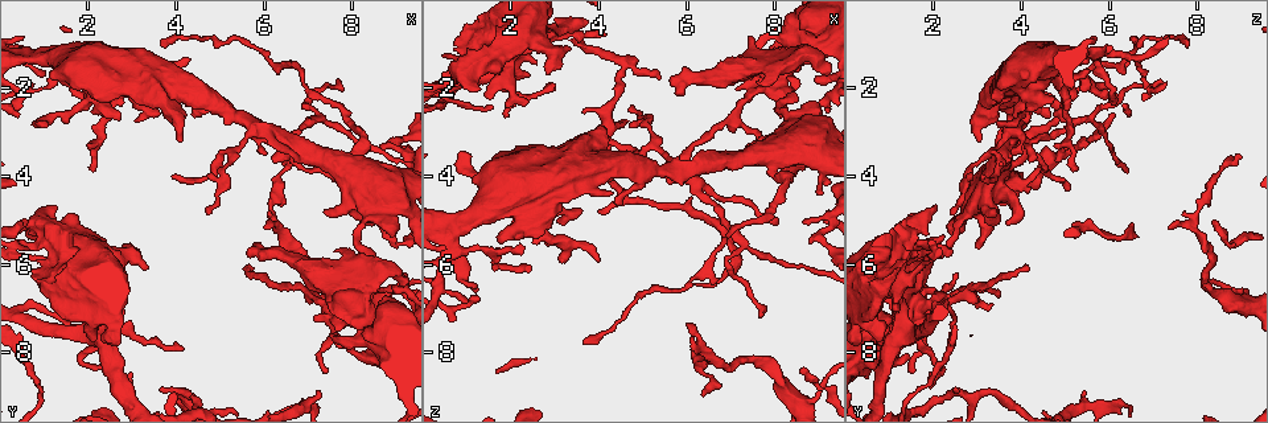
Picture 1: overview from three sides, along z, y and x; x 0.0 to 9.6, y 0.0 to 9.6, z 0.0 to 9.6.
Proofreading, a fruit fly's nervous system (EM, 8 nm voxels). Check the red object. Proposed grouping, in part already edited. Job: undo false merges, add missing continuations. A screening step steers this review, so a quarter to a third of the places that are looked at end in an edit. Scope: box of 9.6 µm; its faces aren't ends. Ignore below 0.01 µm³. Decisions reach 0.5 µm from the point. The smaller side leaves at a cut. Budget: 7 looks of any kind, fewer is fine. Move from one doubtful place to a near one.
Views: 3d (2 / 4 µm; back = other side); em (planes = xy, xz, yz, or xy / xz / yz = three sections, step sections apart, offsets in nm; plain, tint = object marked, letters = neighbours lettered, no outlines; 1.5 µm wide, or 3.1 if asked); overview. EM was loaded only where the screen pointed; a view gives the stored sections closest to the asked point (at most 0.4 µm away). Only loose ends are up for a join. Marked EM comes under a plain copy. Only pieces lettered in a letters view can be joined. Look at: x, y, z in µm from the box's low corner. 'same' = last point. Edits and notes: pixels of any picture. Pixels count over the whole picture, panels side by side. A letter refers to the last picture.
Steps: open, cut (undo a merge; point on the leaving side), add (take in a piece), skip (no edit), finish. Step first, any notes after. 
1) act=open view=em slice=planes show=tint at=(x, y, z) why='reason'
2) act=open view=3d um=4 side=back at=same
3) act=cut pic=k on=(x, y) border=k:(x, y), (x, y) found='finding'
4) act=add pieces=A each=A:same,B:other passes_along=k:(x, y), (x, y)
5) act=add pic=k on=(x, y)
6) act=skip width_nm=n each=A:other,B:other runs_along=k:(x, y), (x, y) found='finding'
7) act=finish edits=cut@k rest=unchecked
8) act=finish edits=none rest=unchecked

act=open view=3d um=4 at=(6.30, 3.55, 9.05) why='branch stops here'

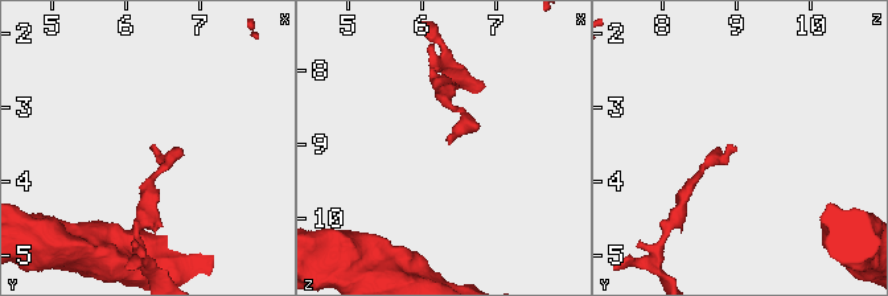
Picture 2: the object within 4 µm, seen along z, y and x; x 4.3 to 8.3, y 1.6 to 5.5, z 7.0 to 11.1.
act=open view=em slice=xz step=8 show=tint at=(6.40, 3.50, 8.95)

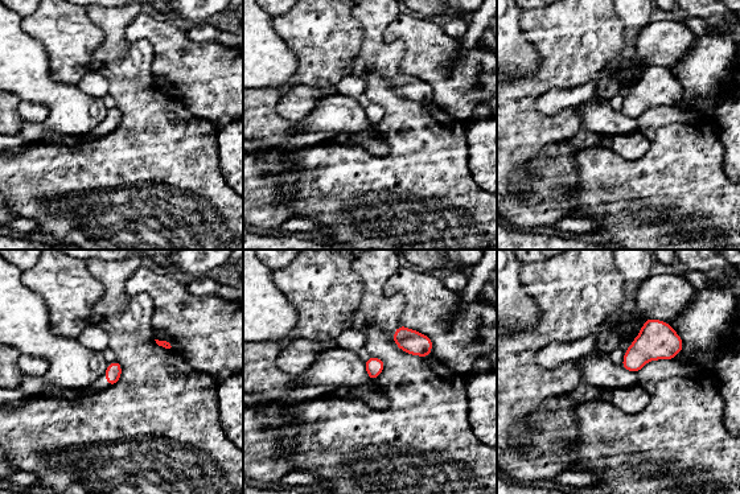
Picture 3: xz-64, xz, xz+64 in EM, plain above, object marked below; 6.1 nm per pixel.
act=open view=em slice=planes show=letters at=same

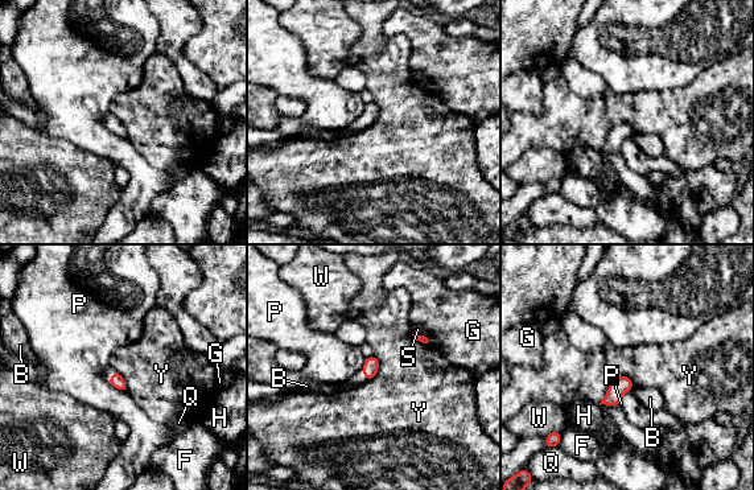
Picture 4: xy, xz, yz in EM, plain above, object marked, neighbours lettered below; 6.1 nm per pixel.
act=skip width_nm=90 each=B:other,F:other,G:other,H:other,P:other,Q:other,S:other,W:other,Y:other border=4:(631, 379), (617, 375), (598, 403) found='none of them fits'

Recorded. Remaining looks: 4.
act=open view=em slice=planes show=letters at=(1.30, 5.30, 6.55)

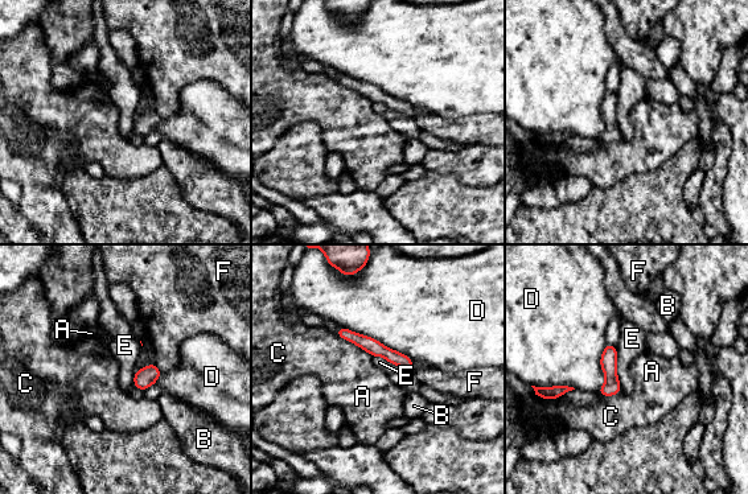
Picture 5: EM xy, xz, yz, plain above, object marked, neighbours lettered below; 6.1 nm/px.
act=skip width_nm=90 each=A:other,B:other,C:other,D:other,E:other,F:other runs_along=5:(346, 336), (361, 340), (410, 366) found='no lettered piece goes on from it'

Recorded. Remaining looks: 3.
act=open view=3d um=2 at=(3.90, 4.00, 3.15) why='branch stops here'

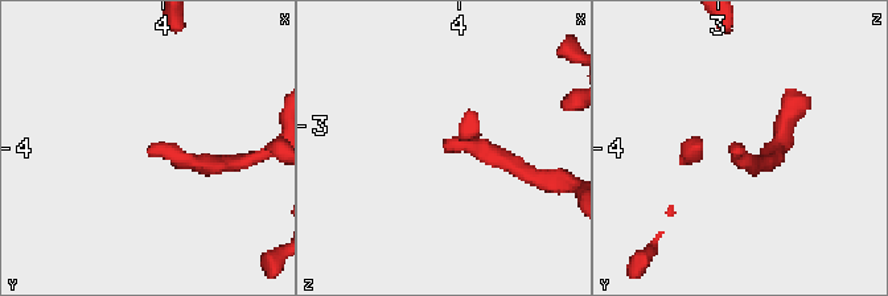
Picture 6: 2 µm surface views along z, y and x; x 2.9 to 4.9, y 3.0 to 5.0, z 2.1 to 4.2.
act=open view=em slice=planes show=letters at=(3.90, 4.02, 3.08) why='shape alone is not enough'

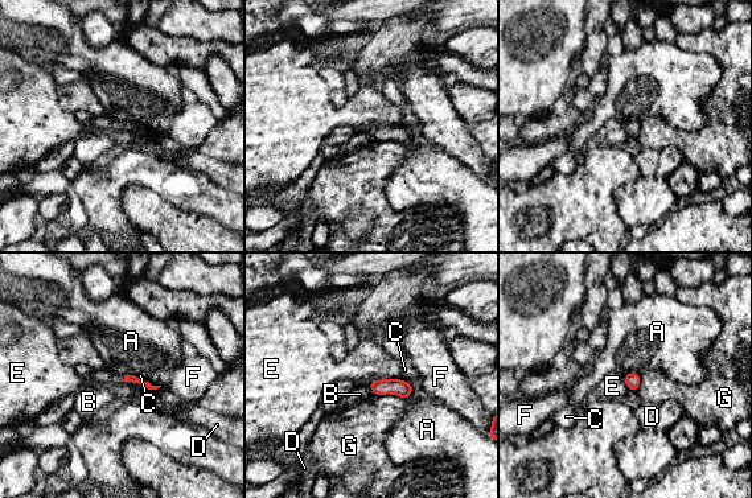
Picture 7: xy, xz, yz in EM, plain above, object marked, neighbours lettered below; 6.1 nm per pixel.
act=skip each=A:other,B:other,C:other,D:other,E:other,F:other,G:other border=7:(122, 381), (148, 389), (161, 386) found='none of them fits'

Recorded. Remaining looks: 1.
act=finish edits=none rest=unchecked

